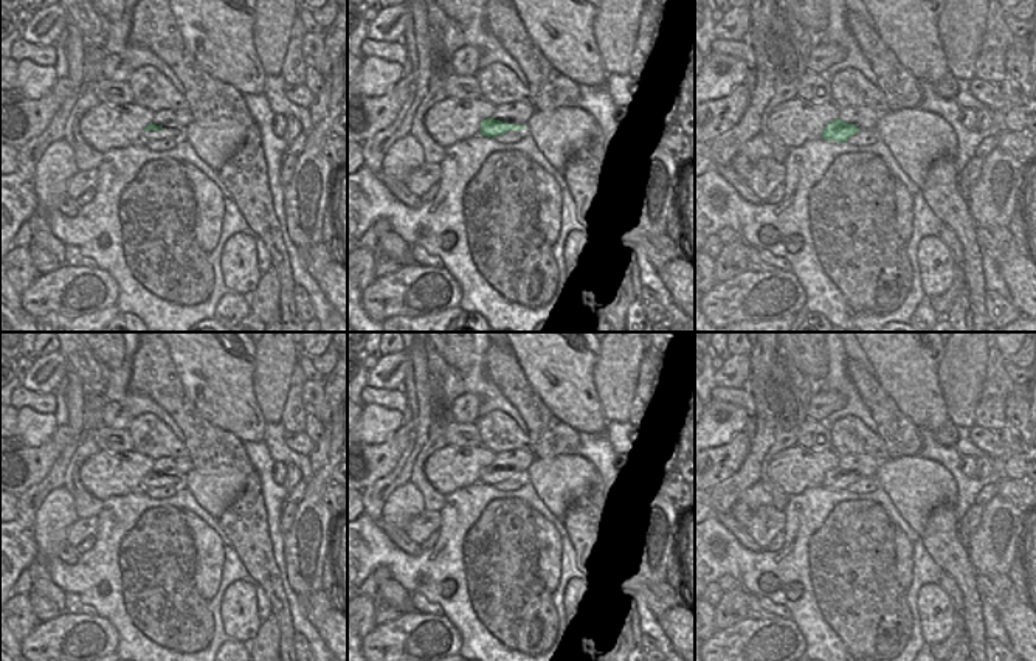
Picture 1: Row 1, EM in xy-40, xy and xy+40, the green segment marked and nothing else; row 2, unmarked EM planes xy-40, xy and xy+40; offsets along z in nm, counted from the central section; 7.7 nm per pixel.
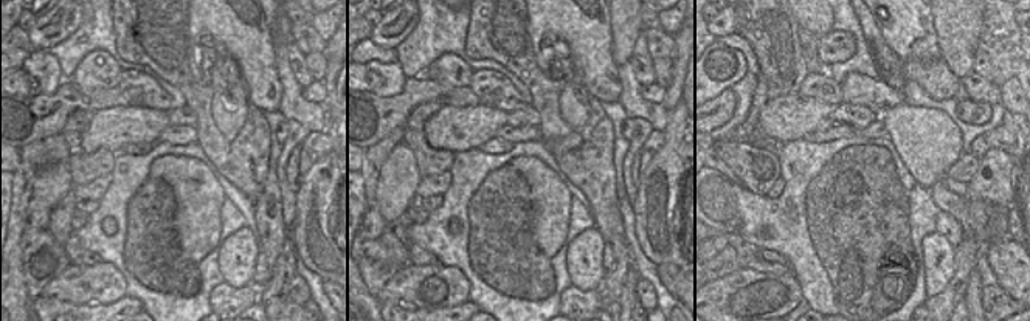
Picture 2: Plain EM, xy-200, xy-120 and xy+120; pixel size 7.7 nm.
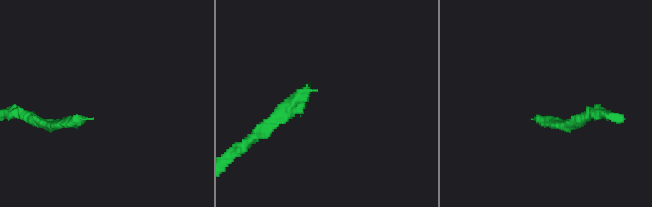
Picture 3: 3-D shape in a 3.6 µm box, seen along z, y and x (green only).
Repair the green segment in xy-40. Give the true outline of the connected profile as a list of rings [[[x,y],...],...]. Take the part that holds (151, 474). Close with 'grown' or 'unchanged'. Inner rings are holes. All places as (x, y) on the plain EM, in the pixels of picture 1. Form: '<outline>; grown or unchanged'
[[[152,470],[141,481],[143,489],[160,489],[163,486],[167,486],[167,487],[178,486],[180,487],[181,484],[183,484],[183,478],[163,476],[161,473],[155,473]]]; grown

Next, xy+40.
[[[837,465],[825,475],[822,486],[828,489],[847,490],[847,487],[858,479],[859,476],[855,472],[847,472]]]; unchanged

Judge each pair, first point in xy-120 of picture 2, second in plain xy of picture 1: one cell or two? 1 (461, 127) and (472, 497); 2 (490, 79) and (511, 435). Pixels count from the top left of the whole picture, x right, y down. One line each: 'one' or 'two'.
1: two
2: one

